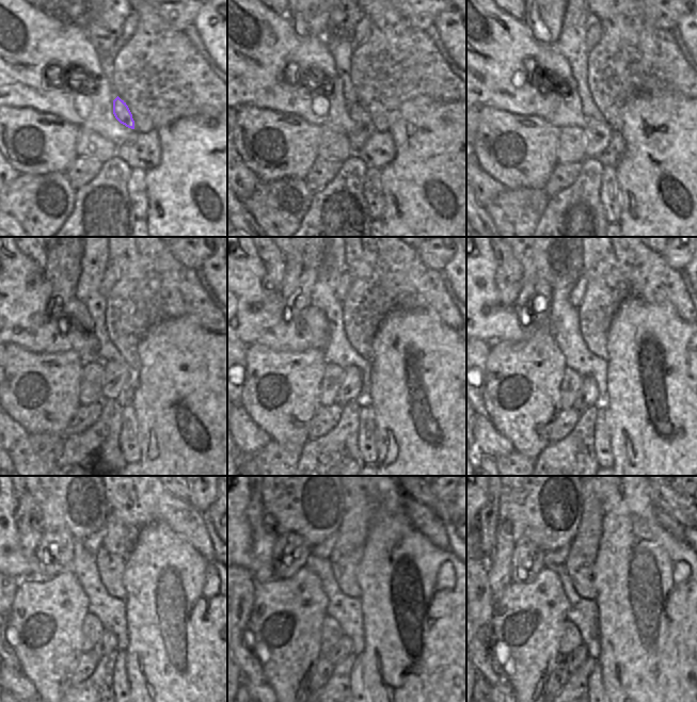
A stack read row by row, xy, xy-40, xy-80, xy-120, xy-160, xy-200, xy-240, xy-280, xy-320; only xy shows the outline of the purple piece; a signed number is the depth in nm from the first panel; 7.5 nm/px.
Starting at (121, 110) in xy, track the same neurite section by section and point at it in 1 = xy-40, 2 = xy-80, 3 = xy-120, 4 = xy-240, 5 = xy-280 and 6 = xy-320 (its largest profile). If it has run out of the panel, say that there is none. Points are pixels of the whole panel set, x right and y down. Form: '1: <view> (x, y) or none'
1: xy-40 (364, 126)
2: xy-80 (598, 133)
3: xy-120 (116, 375)
4: xy-240 (108, 642)
5: xy-280 (339, 651)
6: xy-320 (573, 659)

